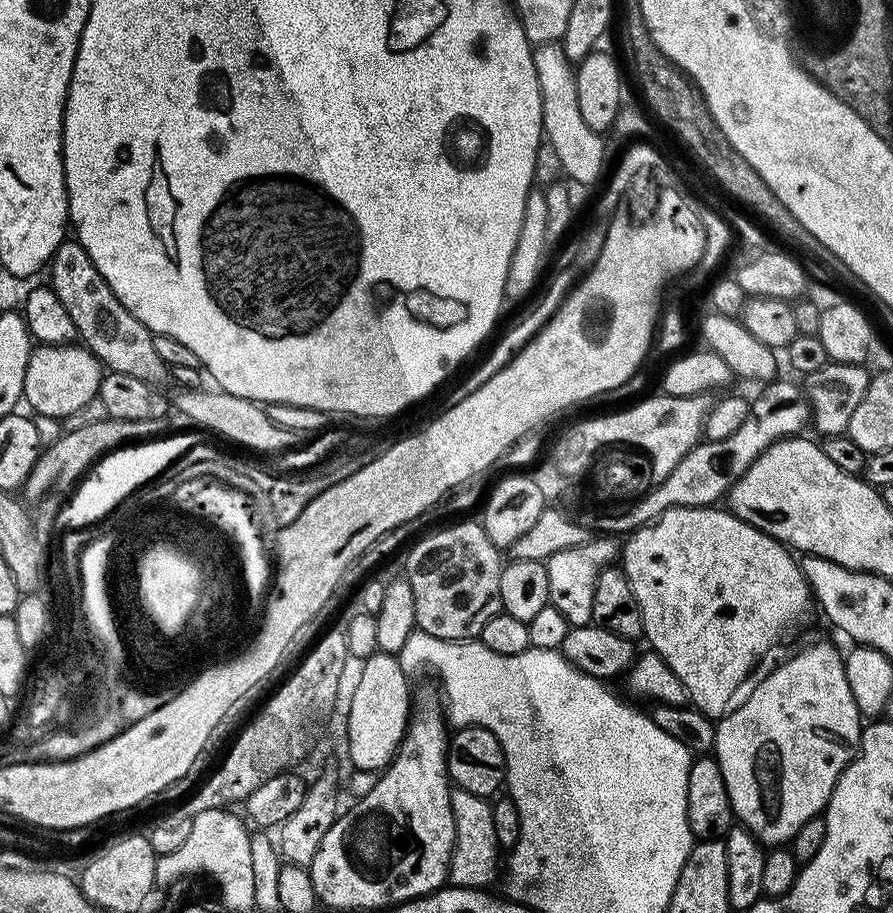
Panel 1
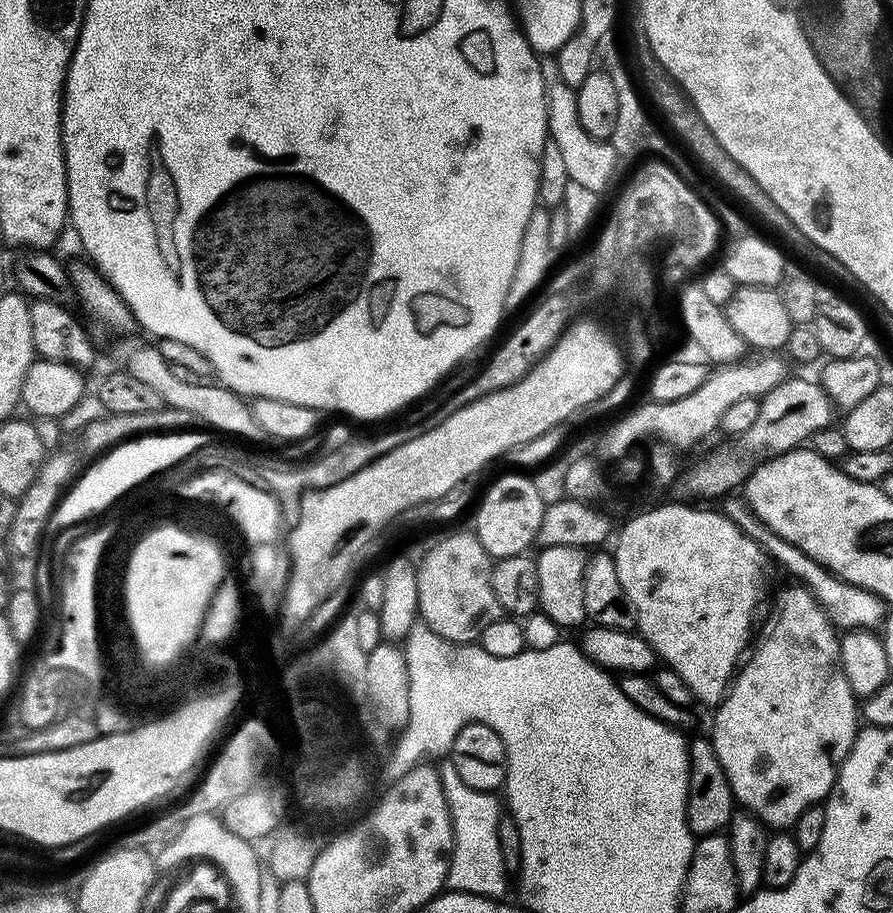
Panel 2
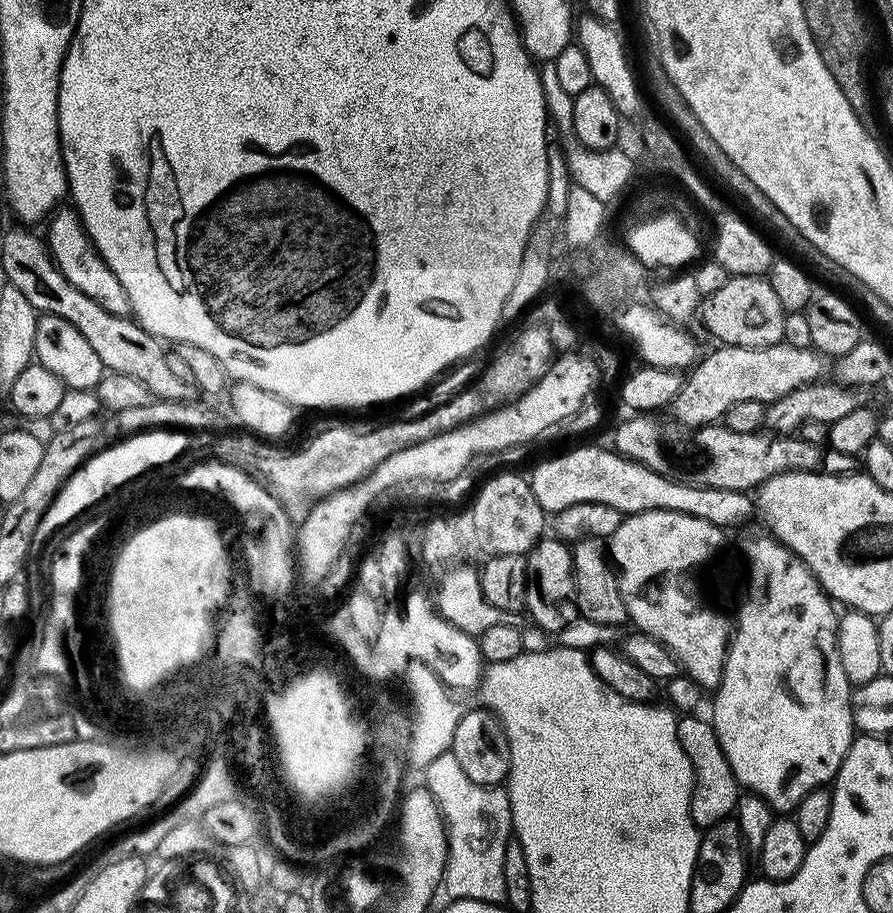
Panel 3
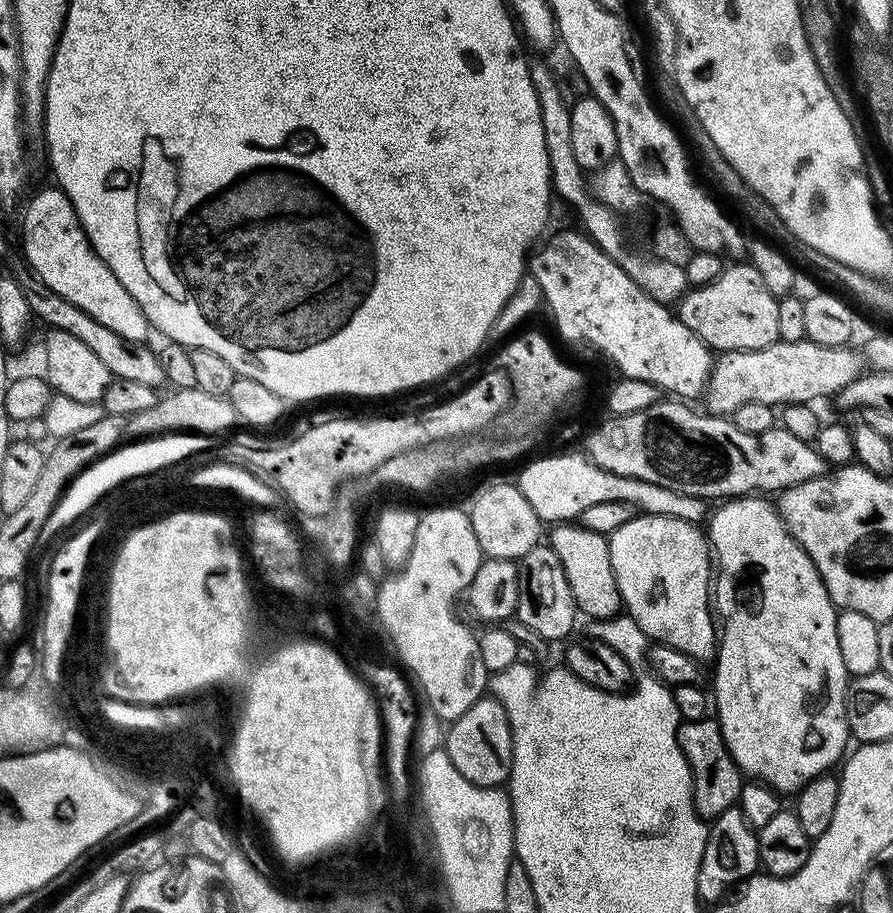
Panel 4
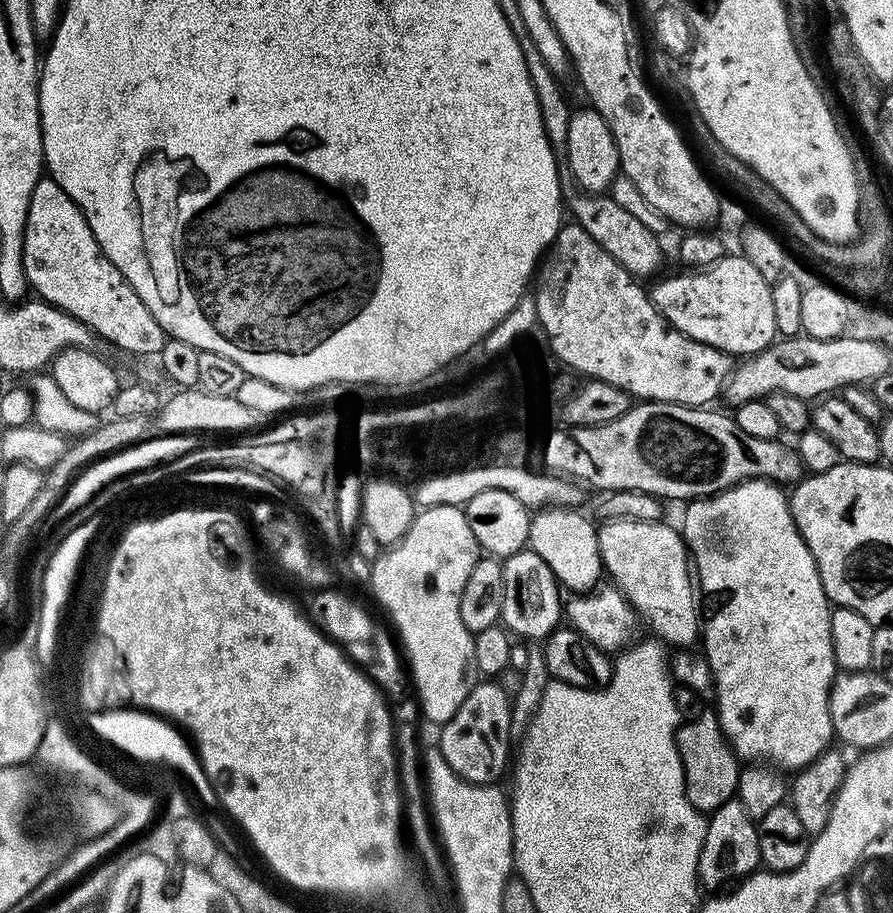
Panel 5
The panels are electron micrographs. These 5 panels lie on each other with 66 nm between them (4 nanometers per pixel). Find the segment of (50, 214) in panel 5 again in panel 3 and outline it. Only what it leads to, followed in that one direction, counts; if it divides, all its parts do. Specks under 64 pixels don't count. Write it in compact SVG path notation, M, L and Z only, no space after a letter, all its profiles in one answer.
M57 207L46 224L48 227L46 247L53 262L71 286L76 287L82 294L88 295L94 302L100 303L110 314L127 317L130 305L122 282L118 282L114 270L110 270L107 262L100 257L99 250L92 245L92 239L88 236L88 231L80 220L80 213L76 211L75 207L64 207Z

